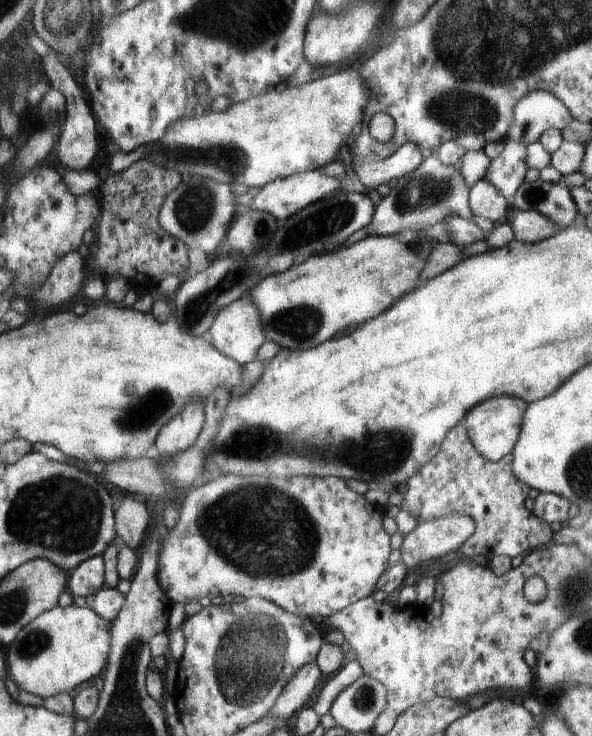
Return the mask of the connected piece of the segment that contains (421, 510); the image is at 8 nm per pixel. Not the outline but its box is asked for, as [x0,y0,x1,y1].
[398,422,551,560]

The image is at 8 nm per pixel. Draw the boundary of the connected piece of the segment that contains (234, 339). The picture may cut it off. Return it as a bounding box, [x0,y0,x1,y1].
[206,296,267,365]

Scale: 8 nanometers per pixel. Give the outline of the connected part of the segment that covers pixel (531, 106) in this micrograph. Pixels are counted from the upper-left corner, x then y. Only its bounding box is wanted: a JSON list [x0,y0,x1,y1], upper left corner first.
[506,90,574,143]

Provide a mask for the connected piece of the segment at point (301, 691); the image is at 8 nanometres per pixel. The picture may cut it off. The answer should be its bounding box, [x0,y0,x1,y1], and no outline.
[268,660,323,719]

